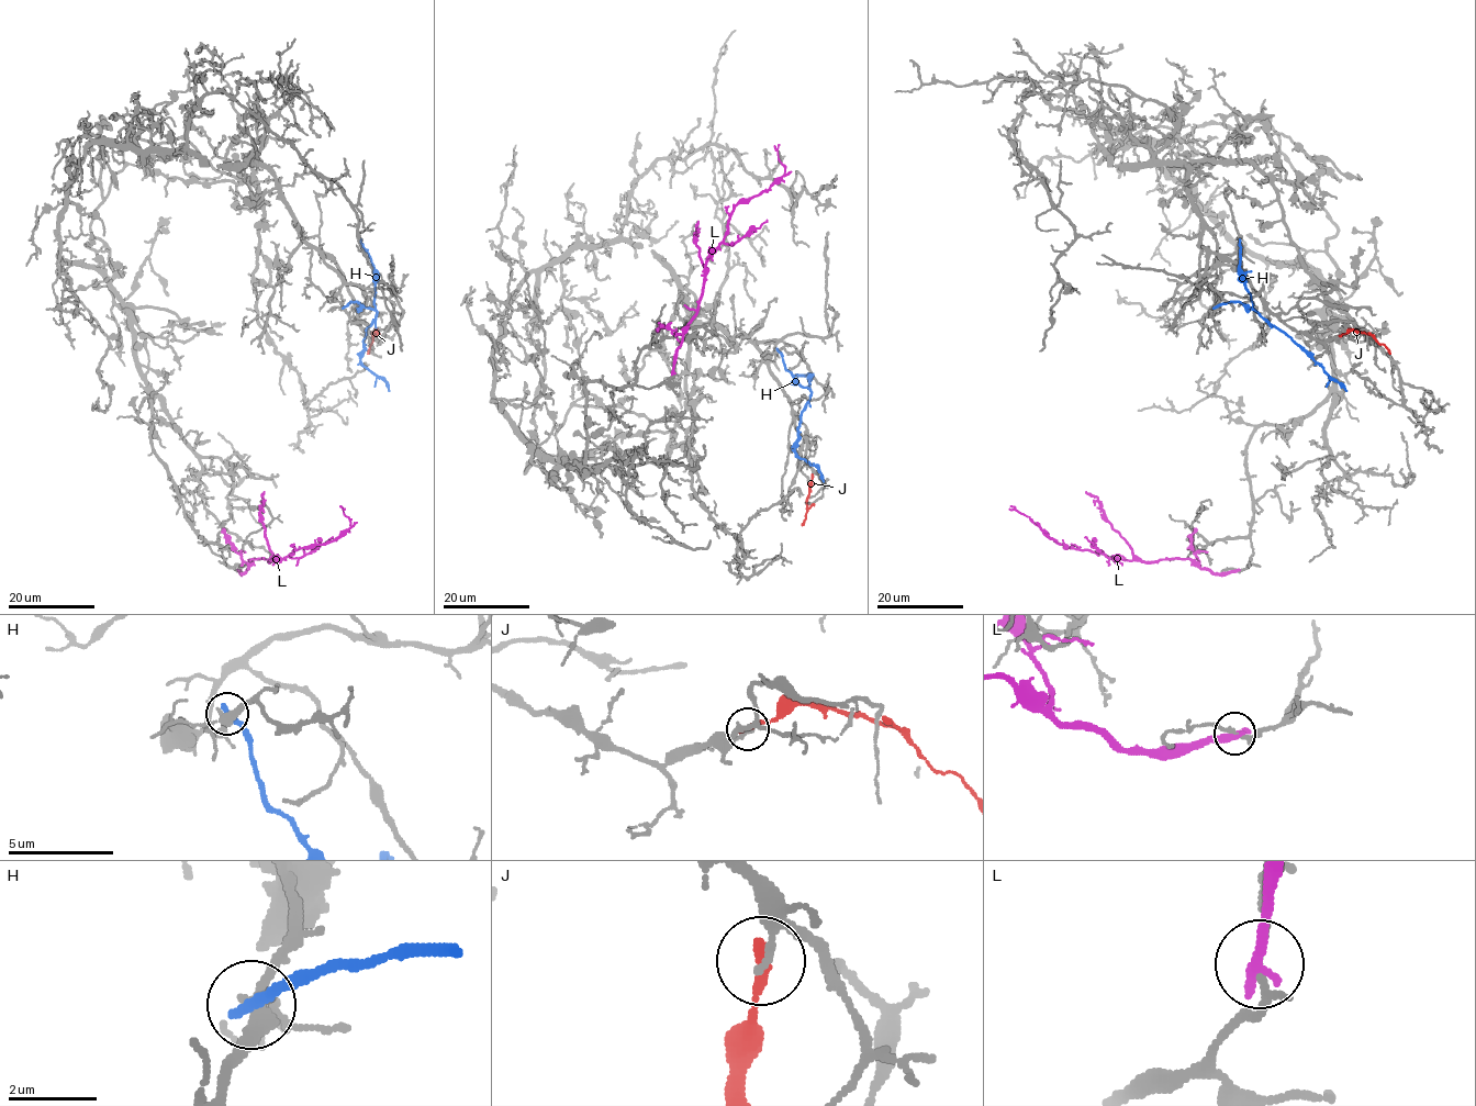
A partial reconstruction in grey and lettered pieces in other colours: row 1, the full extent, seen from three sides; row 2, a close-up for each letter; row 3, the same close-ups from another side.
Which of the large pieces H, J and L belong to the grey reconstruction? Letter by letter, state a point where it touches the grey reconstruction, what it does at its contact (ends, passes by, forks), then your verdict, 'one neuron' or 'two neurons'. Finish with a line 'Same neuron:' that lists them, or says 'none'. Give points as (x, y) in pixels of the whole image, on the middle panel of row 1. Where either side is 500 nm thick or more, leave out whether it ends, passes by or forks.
H: (778, 350) | it ends | two neurons
J: (812, 476) | it ends | two neurons
L: (672, 371) | it ends | two neurons
Same neuron: none

